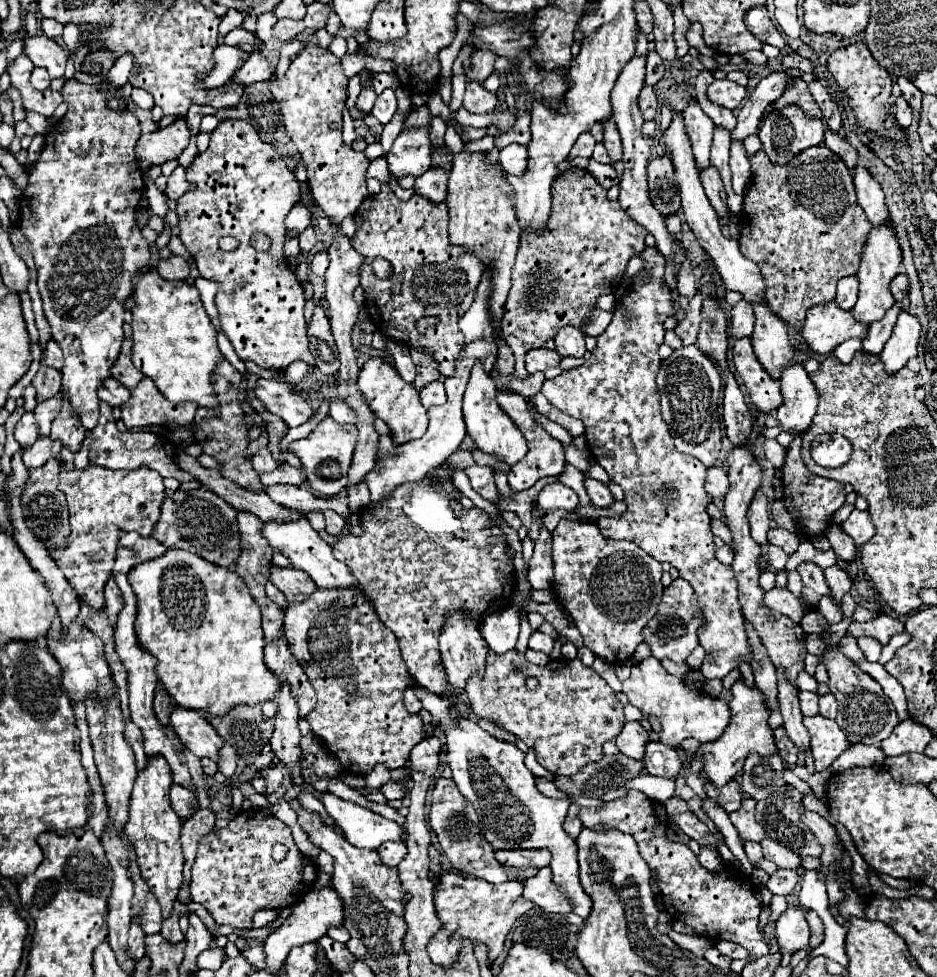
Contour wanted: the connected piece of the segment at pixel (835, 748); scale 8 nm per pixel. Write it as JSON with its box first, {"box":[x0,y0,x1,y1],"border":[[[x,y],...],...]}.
{"box":[804,716,850,770],"border":[[[812,716],[804,718],[804,726],[808,728],[812,738],[812,754],[816,770],[830,768],[832,762],[850,746],[844,732],[838,728],[834,720],[828,720],[824,716]]]}

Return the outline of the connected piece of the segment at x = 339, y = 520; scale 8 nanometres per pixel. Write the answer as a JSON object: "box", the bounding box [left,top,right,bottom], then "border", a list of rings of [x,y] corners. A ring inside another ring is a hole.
{"box":[324,510,346,540],"border":[[[326,510],[324,516],[326,516],[326,532],[338,540],[342,536],[344,526],[346,526],[344,518],[340,514],[336,514],[334,510]]]}

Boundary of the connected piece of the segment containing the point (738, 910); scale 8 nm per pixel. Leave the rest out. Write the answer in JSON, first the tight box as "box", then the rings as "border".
{"box":[578,790,770,956],"border":[[[628,790],[626,796],[604,802],[596,808],[580,808],[578,818],[584,828],[590,830],[620,830],[630,834],[642,858],[648,862],[652,874],[658,880],[658,888],[662,892],[662,902],[672,920],[682,920],[692,926],[700,936],[710,940],[732,940],[742,944],[752,956],[766,956],[770,952],[758,930],[758,918],[762,912],[760,900],[756,898],[756,888],[752,888],[736,874],[724,870],[720,874],[710,874],[700,866],[698,858],[686,844],[676,844],[666,838],[668,819],[661,803],[650,800],[640,790]]]}

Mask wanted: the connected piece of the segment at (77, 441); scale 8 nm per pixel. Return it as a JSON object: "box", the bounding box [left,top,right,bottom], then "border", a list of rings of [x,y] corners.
{"box":[50,396,86,452],"border":[[[60,396],[60,398],[62,398],[62,410],[60,410],[60,416],[52,422],[50,438],[60,440],[72,452],[78,452],[82,446],[82,440],[86,438],[86,430],[80,424],[80,420],[76,420],[76,416],[72,416],[72,408],[68,408],[68,400],[64,400],[64,396]]]}

